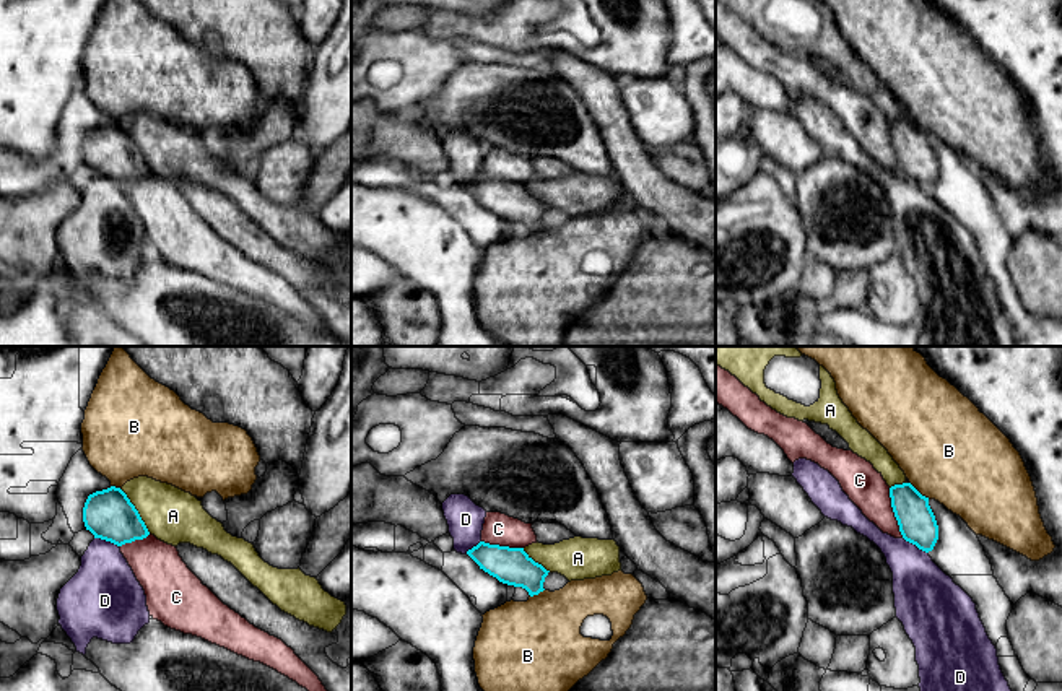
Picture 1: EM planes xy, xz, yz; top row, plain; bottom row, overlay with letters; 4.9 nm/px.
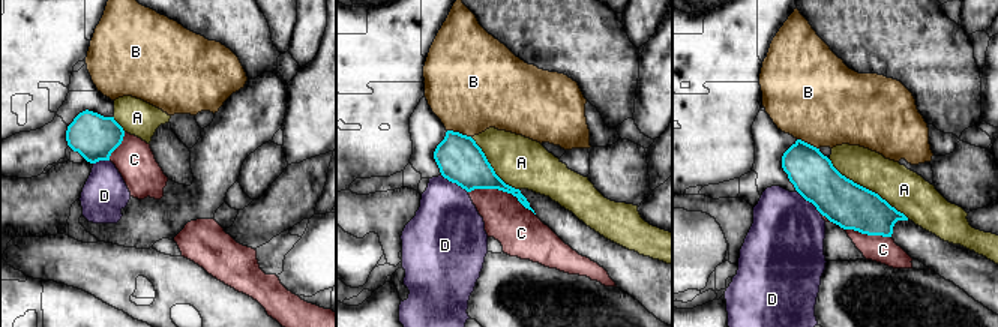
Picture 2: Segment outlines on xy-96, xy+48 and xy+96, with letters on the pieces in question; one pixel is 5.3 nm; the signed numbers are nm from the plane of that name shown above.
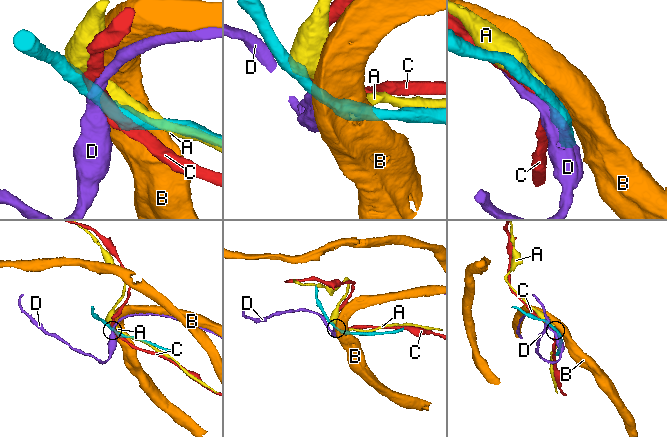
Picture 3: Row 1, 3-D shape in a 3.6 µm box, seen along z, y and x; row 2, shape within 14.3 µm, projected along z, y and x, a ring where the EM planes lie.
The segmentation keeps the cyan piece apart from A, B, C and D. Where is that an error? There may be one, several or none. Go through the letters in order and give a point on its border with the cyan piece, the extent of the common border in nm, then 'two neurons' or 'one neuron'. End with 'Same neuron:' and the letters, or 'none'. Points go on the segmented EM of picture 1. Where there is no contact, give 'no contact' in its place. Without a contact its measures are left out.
A: xy (137, 511) | 260 nm | two neurons
B: yz (918, 491) | 130 nm | two neurons
C: yz (893, 511) | 260 nm | two neurons
D: yz (916, 545) | 150 nm | two neurons
Same neuron: none

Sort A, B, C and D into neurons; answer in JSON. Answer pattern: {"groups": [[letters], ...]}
{"groups": [["A"], ["B"], ["C"], ["D"]]}

